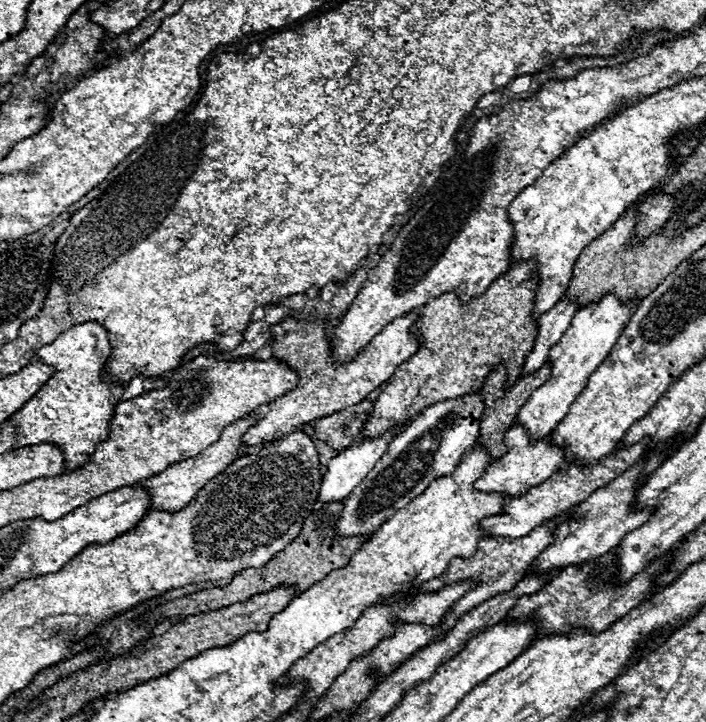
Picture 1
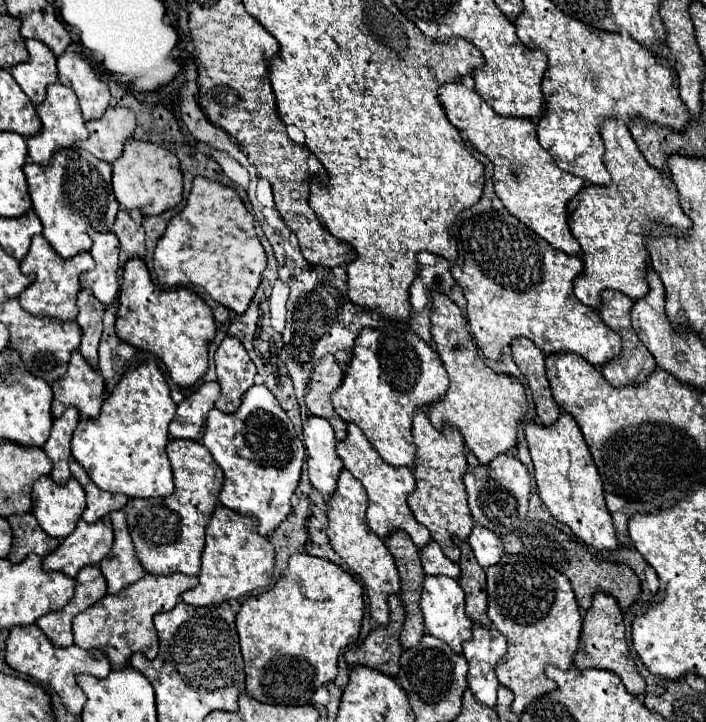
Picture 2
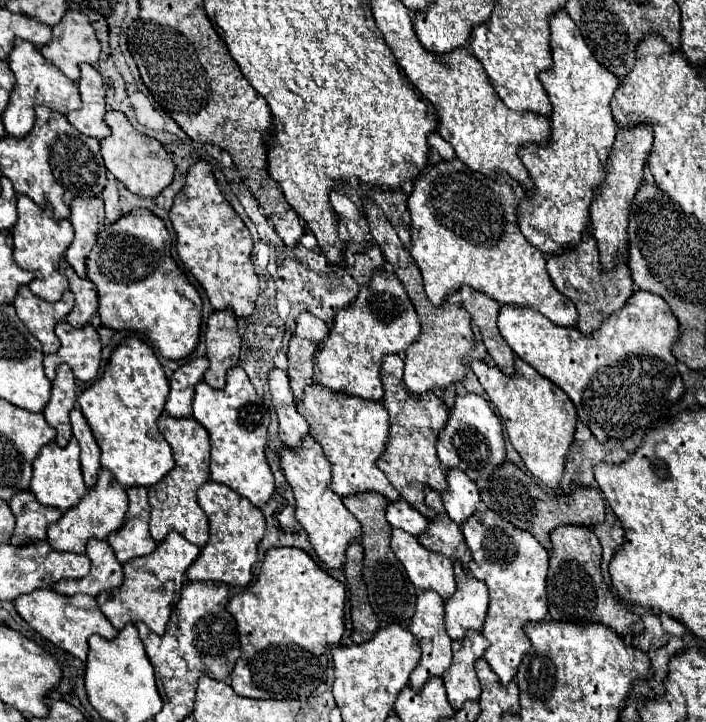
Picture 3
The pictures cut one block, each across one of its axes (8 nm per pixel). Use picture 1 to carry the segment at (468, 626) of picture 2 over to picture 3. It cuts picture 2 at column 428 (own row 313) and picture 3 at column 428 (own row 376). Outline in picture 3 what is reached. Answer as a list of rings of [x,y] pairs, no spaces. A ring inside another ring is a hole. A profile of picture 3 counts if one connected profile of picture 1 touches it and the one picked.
[[[392,528],[390,546],[396,558],[404,564],[410,582],[420,590],[434,590],[444,600],[452,596],[456,590],[452,560],[446,556],[438,556],[438,552],[430,552],[418,544],[418,538],[402,532],[400,528]]]

